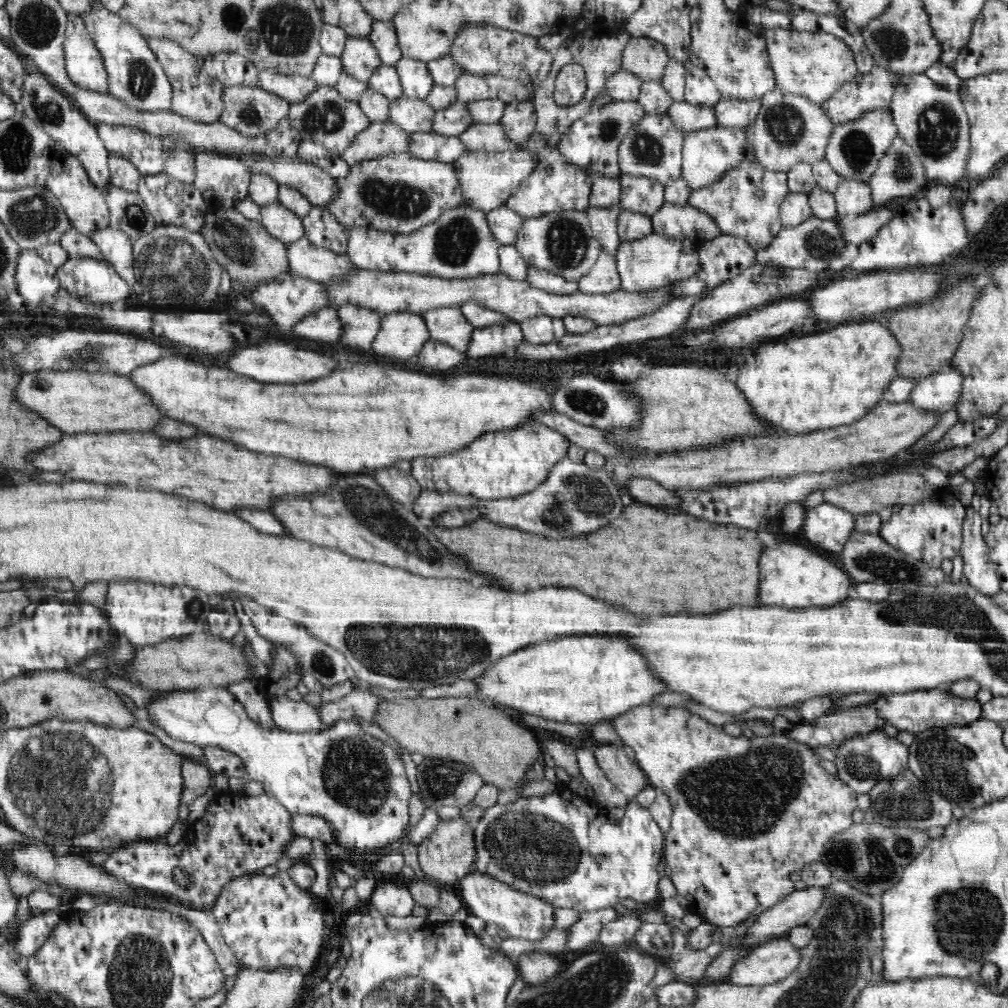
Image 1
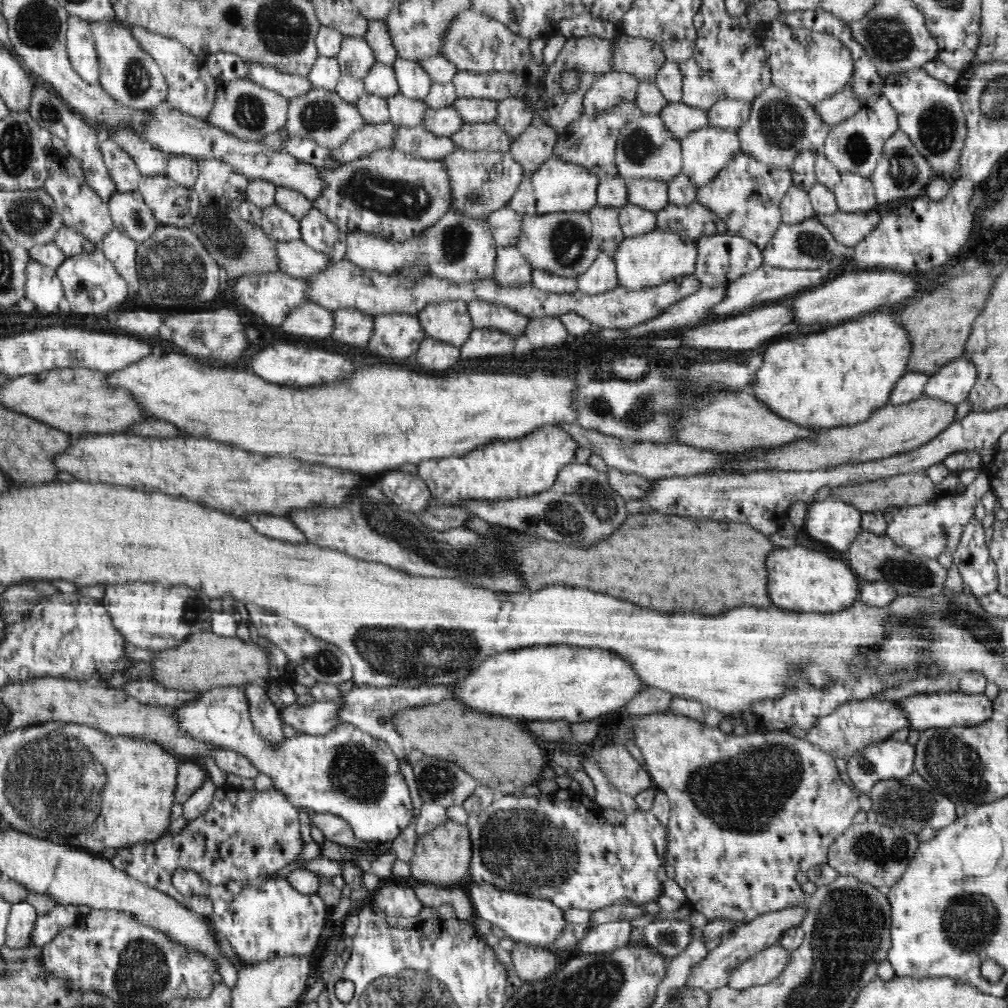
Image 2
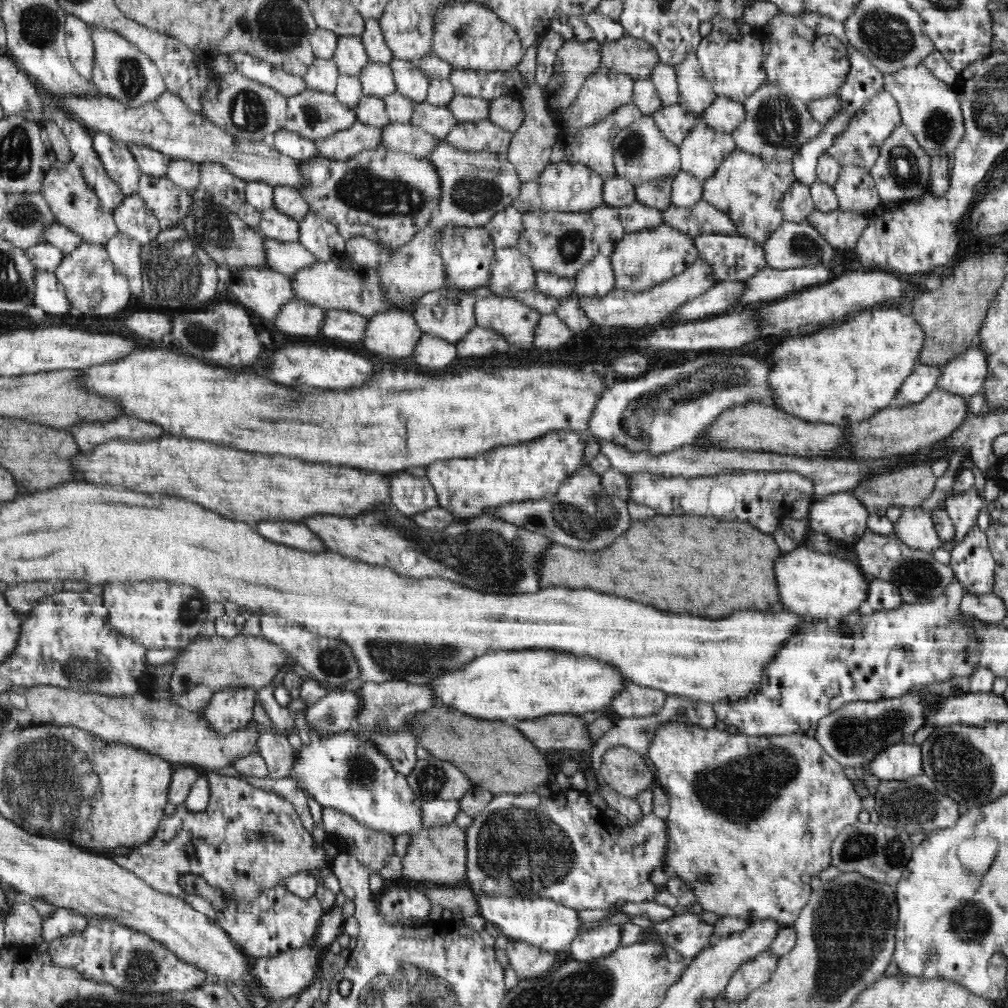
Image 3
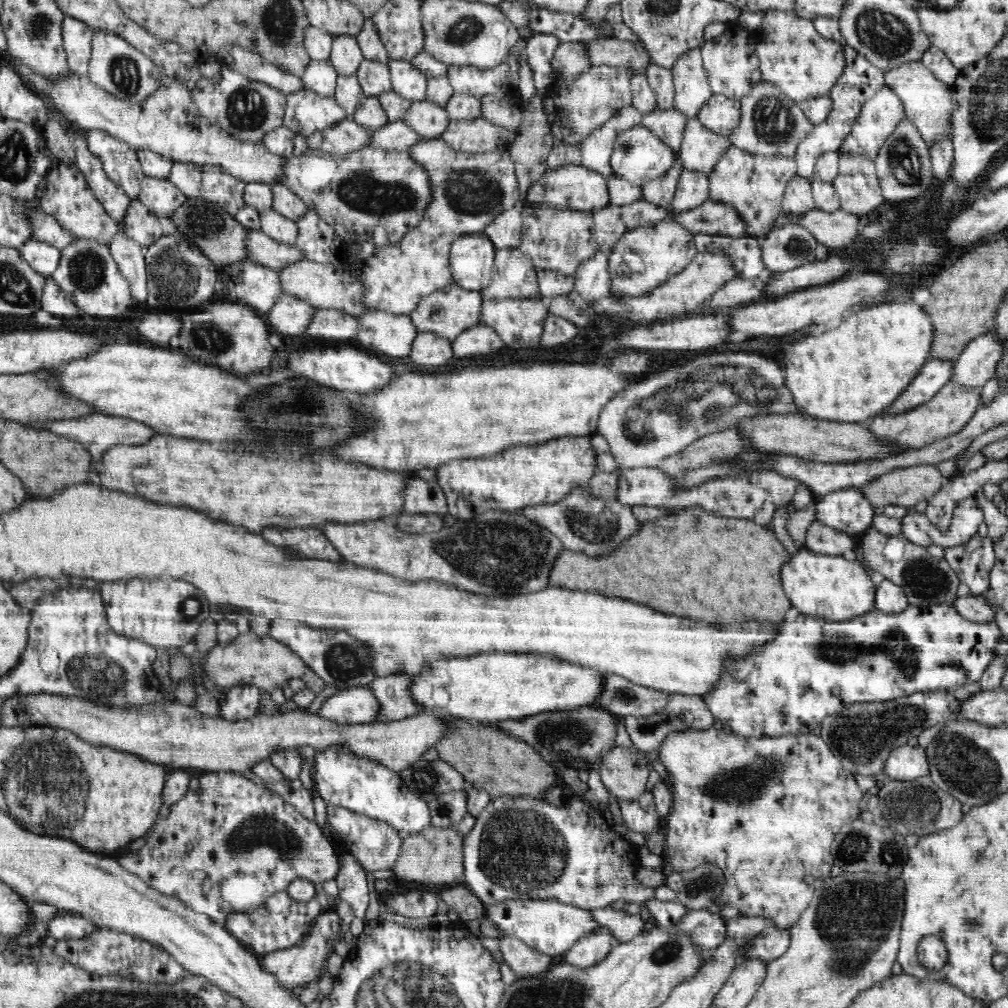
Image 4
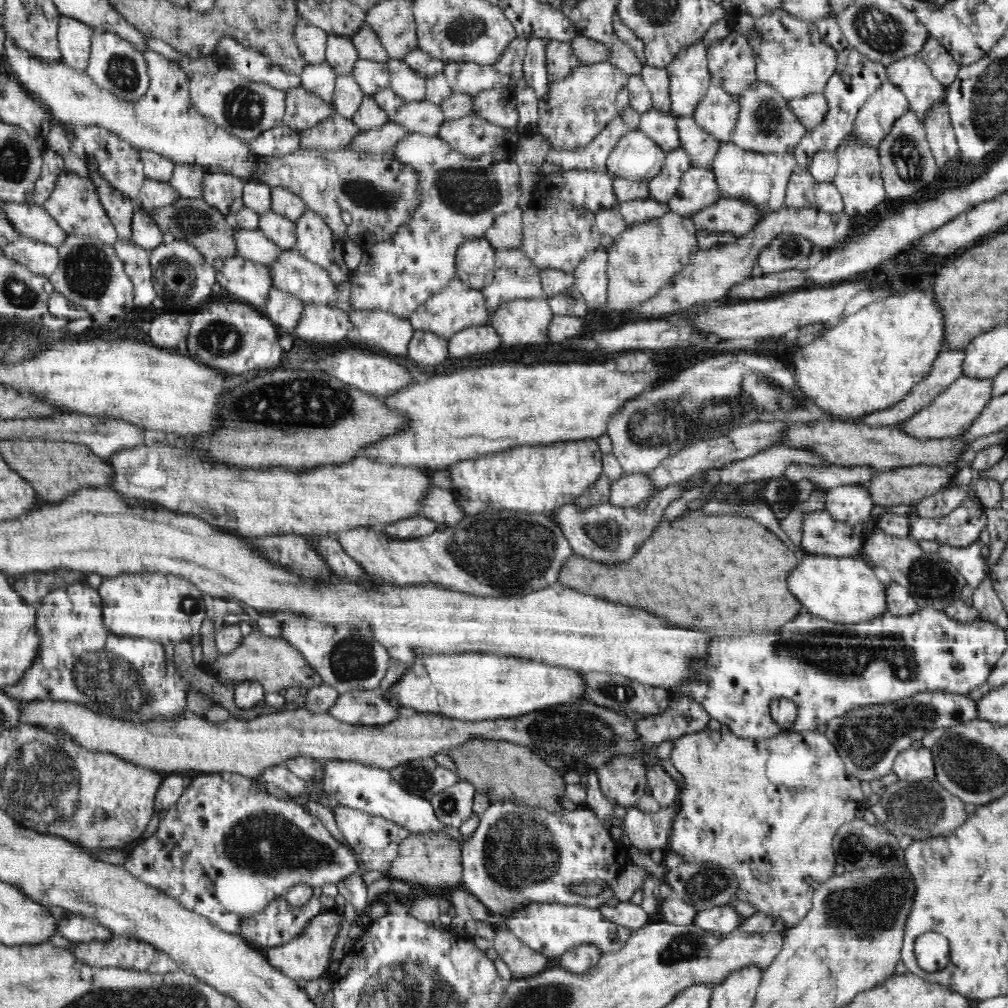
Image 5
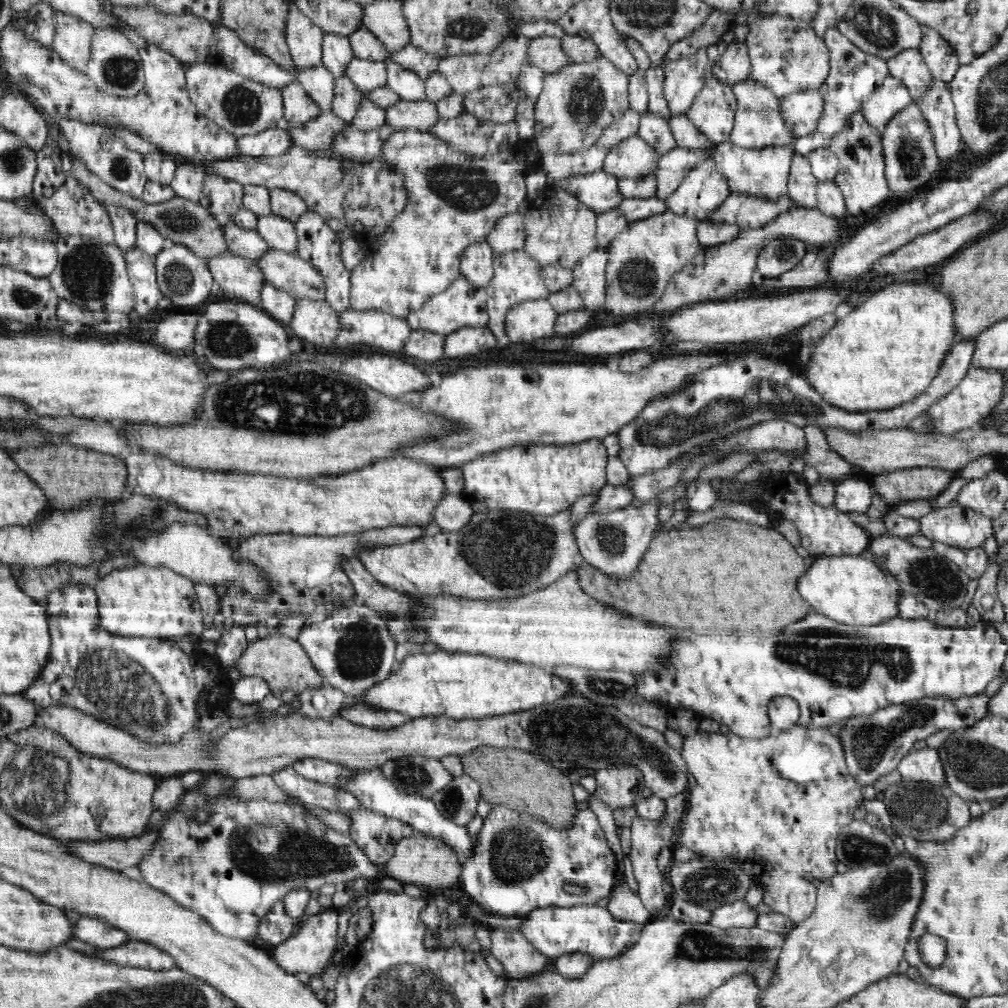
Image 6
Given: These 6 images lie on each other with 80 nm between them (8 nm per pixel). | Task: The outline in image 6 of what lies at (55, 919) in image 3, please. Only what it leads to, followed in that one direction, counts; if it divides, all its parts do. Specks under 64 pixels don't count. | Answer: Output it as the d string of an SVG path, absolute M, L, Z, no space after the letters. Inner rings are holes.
M82 916L74 926L76 937L99 949L116 949L130 942L129 936L122 930L94 917Z

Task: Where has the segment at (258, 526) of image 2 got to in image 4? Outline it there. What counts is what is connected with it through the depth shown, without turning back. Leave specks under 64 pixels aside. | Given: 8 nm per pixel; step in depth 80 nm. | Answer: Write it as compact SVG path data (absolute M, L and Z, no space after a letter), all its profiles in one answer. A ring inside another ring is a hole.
M319 529L294 530L264 530L261 535L272 544L296 547L306 558L328 560L334 562L346 561L332 546L324 532Z

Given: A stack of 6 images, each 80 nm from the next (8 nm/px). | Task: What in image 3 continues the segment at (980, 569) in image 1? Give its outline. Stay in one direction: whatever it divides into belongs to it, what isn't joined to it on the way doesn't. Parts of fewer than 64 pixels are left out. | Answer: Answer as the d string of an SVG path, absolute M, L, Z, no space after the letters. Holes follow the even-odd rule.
M974 525L952 550L950 567L955 578L972 595L993 592L995 560L987 541L987 531Z

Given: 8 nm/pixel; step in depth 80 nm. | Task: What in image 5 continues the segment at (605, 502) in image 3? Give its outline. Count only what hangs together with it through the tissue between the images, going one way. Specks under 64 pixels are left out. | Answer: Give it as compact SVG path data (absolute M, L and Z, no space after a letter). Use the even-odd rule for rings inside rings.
M775 446L760 451L744 460L734 461L721 468L712 468L703 482L708 484L732 483L736 486L748 482L771 479L785 474L786 466L791 464L831 467L825 458L815 452L791 447ZM676 483L655 493L654 498L647 501L645 510L638 507L617 507L610 503L602 503L593 507L580 509L576 505L576 499L565 506L558 507L556 511L544 513L552 516L557 524L561 525L566 540L573 548L576 555L583 556L595 563L604 563L606 566L618 566L616 562L628 560L638 544L642 544L664 518L664 510L670 502L680 498L684 492L684 483Z

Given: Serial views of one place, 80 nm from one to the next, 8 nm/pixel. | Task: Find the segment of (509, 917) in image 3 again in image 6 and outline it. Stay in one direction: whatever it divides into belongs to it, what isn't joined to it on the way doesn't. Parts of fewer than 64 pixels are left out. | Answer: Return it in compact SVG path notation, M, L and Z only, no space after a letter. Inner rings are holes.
M597 905L536 908L521 918L524 919L520 926L523 937L536 950L550 958L578 952L594 960L620 958L624 952L636 946L645 926L644 923L616 920L607 908L600 908Z

